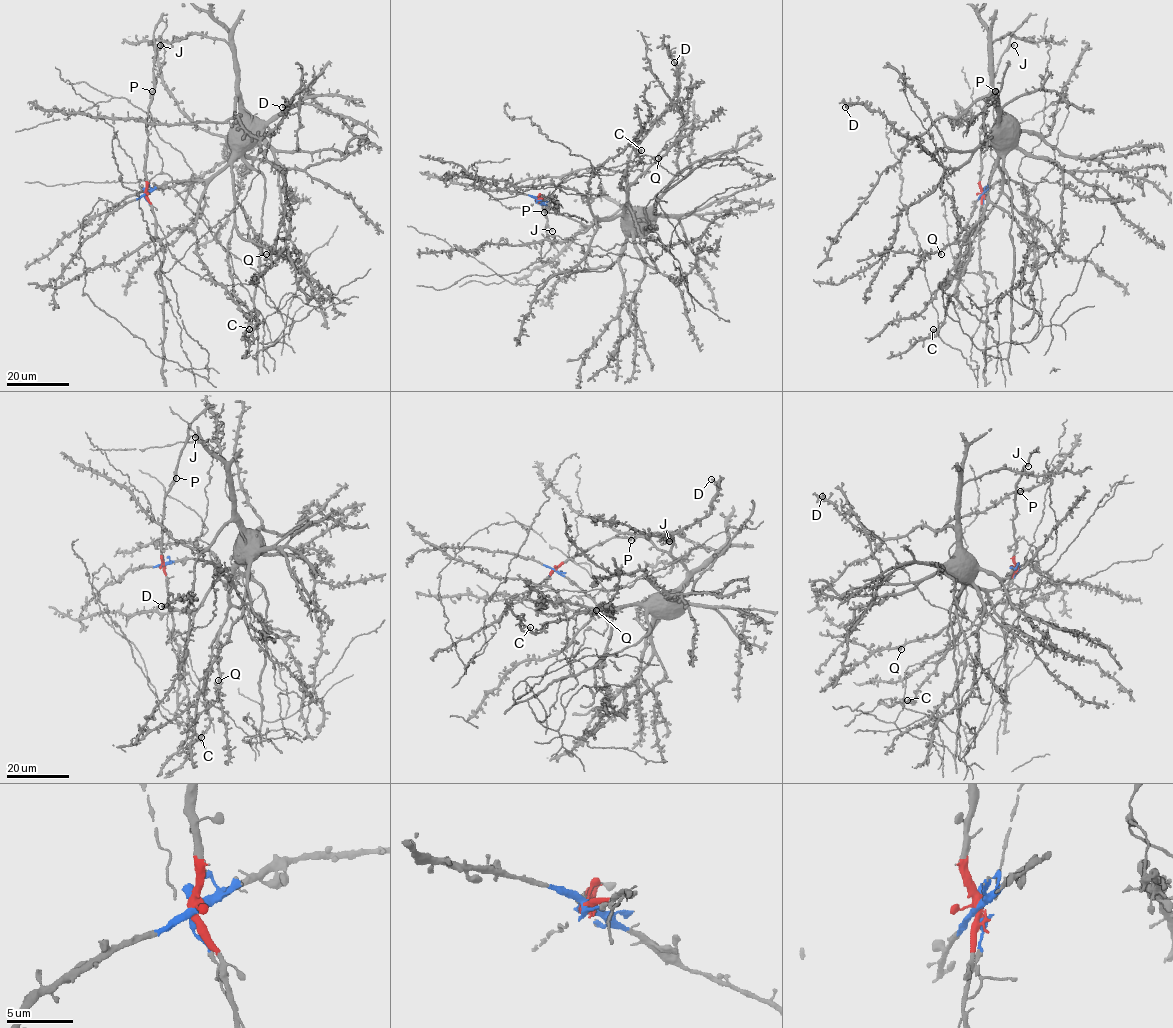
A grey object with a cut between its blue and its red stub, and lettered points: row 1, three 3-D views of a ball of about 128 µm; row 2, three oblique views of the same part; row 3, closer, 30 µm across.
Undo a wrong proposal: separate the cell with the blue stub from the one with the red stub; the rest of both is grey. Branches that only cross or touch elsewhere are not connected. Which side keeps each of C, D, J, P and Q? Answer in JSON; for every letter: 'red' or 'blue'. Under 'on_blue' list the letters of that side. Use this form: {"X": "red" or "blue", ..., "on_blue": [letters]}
{"C": "blue", "D": "blue", "J": "red", "P": "red", "Q": "blue", "on_blue": ["C", "D", "Q"]}

